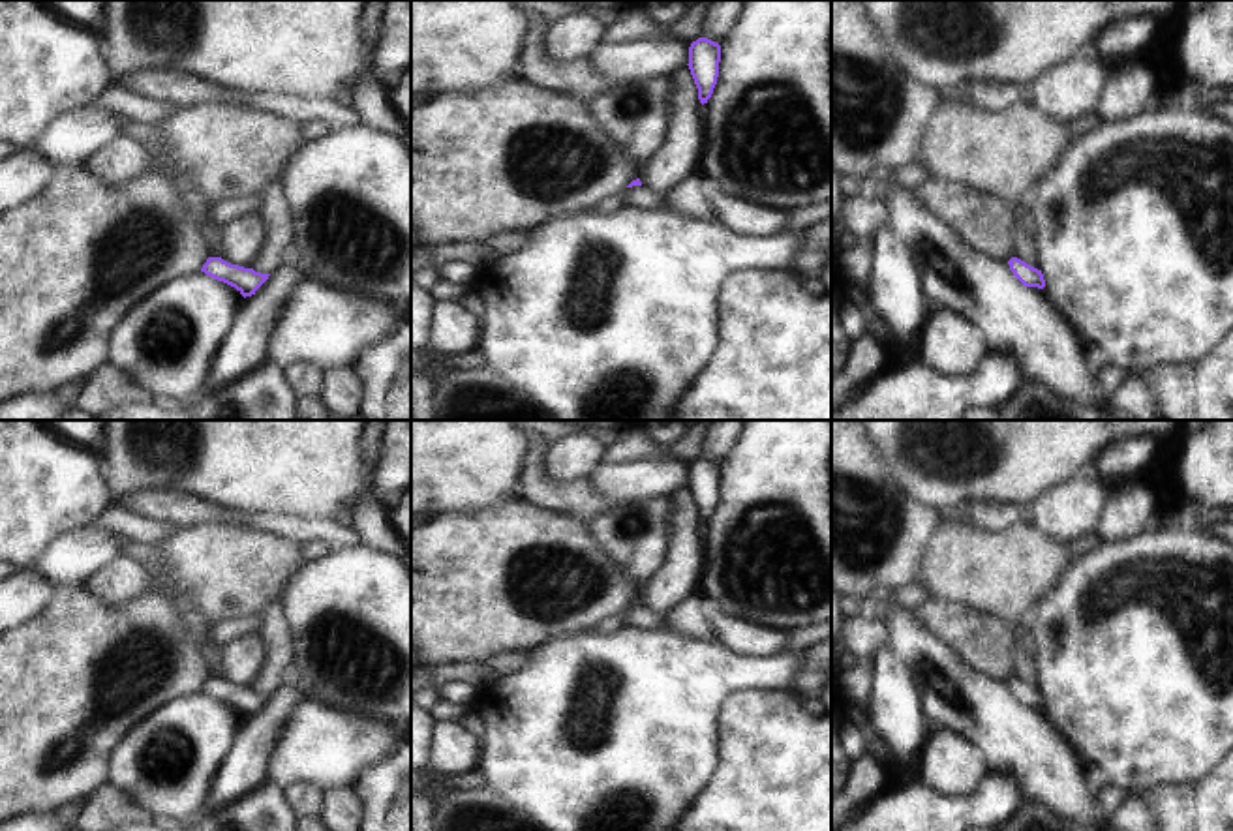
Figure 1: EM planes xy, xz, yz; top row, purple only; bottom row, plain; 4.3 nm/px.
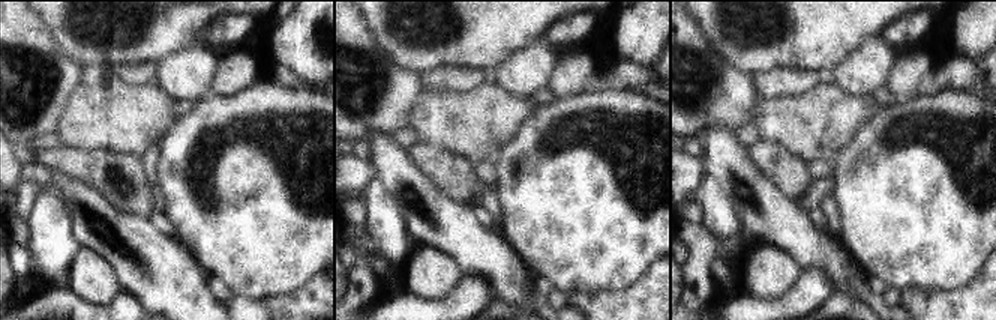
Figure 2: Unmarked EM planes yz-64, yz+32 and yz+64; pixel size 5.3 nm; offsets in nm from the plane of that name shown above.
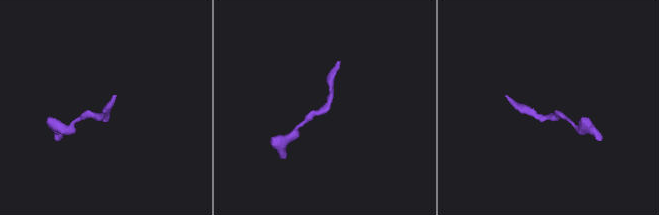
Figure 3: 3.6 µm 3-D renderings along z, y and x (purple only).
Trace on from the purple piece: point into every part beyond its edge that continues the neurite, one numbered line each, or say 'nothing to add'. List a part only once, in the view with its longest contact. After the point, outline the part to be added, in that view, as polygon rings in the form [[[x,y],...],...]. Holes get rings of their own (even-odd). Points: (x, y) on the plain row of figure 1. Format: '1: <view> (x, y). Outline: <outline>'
nothing to add

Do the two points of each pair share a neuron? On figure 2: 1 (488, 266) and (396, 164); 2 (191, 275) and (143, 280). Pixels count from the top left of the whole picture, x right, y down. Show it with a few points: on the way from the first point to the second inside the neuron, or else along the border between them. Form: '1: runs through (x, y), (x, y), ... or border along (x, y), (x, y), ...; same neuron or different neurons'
1: runs through (465, 241), (431, 206), (420, 190); same neuron
2: runs through (179, 277), (155, 277); same neuron

